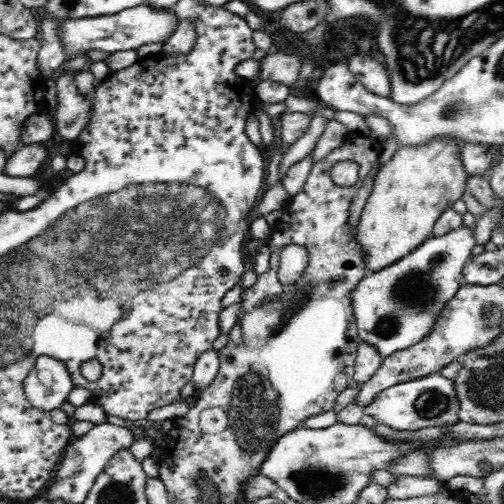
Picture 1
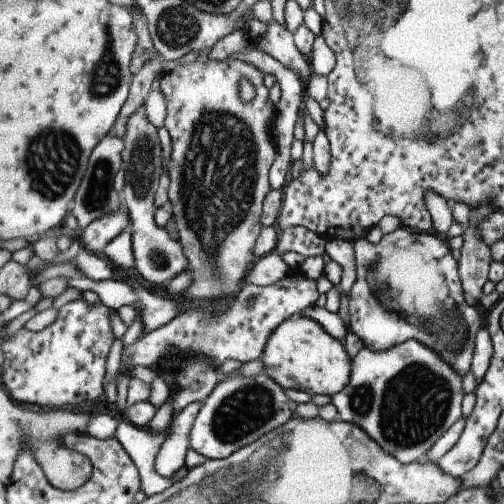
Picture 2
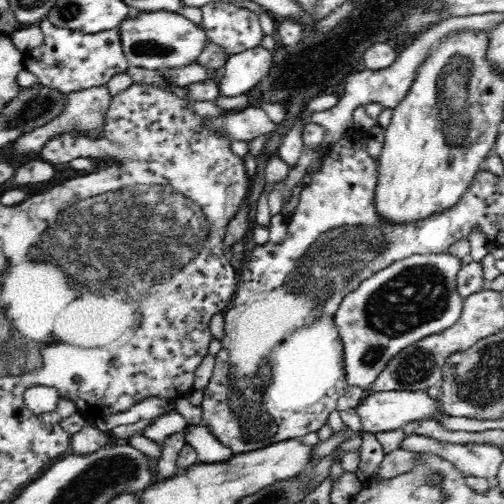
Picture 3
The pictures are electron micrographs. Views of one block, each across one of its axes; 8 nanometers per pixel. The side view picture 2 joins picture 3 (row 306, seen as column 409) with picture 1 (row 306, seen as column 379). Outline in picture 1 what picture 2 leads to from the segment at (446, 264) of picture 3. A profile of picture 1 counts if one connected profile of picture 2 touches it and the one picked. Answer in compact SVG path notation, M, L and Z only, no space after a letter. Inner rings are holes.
M464 226L442 238L428 238L406 258L364 276L352 290L352 310L356 316L358 338L372 346L382 360L398 350L406 350L428 338L434 324L462 288L464 268L472 258L474 234Z

